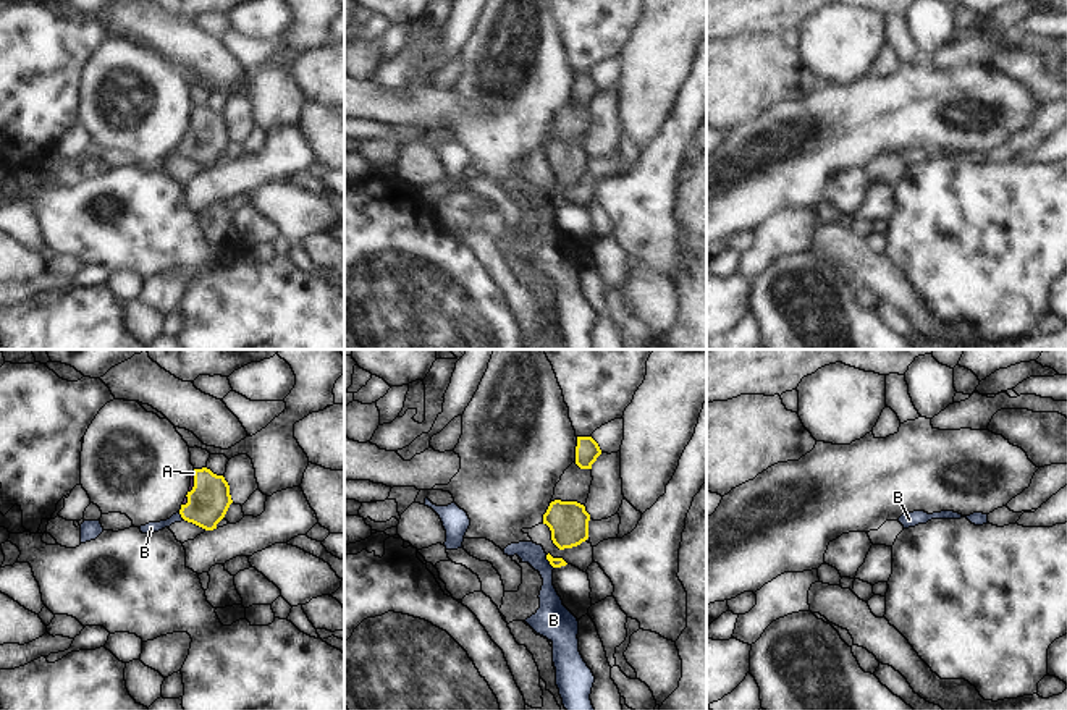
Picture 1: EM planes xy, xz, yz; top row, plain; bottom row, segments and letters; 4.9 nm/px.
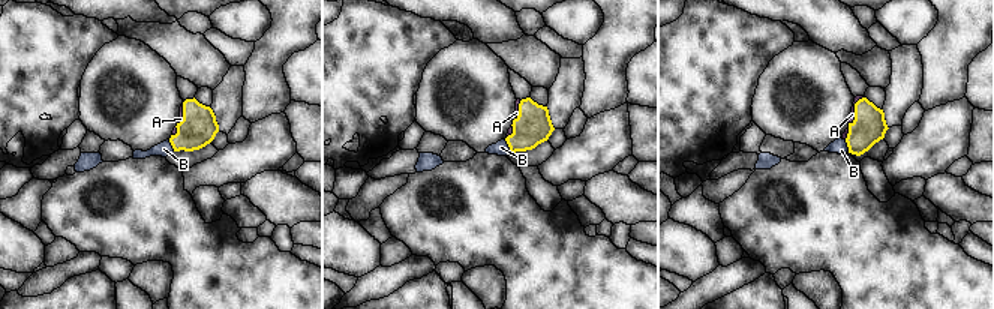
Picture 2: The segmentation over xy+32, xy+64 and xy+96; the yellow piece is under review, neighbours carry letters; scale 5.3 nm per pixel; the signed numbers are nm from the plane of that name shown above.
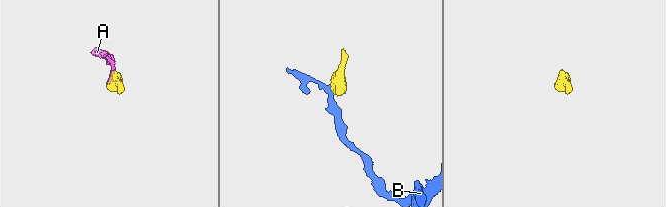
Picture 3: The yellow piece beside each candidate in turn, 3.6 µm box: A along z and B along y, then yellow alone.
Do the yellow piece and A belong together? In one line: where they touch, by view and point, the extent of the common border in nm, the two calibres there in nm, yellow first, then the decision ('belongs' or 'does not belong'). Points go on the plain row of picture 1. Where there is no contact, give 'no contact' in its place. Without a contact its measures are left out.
contact xy (194, 120); length 110 nm; calibres 200 and 20 nm; belongs

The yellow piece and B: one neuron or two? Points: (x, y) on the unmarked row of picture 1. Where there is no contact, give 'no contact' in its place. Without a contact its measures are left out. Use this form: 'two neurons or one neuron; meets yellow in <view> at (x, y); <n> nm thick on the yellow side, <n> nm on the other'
two neurons; meets yellow in xz at (548, 198); 50 nm thick on the yellow side, 130 nm on the other

